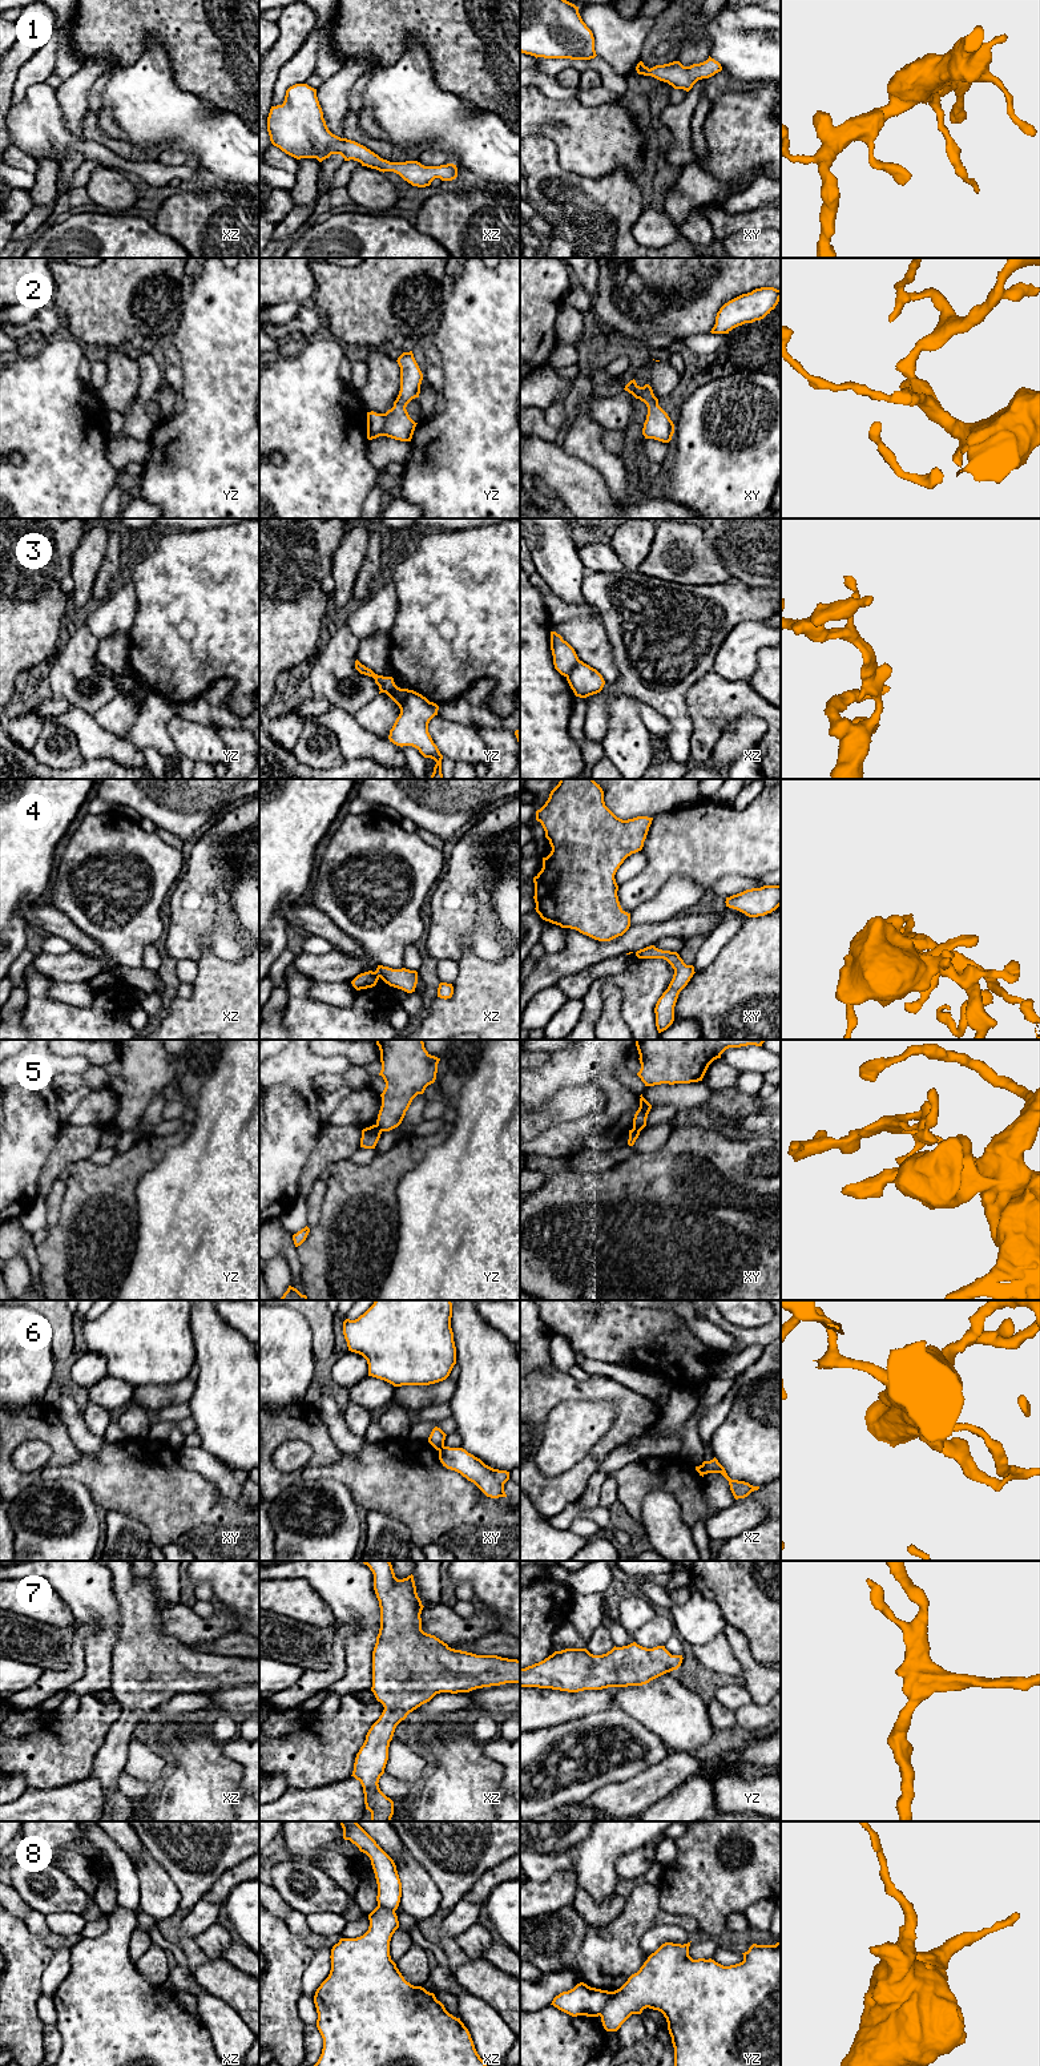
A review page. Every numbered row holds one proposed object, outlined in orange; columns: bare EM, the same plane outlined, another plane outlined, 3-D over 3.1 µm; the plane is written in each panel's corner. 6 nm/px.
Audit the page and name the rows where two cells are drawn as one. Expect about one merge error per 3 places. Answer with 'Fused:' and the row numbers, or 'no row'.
Fused: 3, 4, 5, 6, 8

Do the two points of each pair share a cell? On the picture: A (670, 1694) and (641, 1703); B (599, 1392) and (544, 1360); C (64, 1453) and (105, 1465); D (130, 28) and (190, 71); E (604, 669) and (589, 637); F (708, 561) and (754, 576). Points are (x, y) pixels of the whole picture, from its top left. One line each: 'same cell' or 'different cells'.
A: same cell
B: different cells
C: different cells
D: same cell
E: same cell
F: different cells

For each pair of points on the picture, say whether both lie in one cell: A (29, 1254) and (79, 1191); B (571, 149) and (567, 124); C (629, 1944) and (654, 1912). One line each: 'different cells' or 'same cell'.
A: different cells
B: same cell
C: same cell

